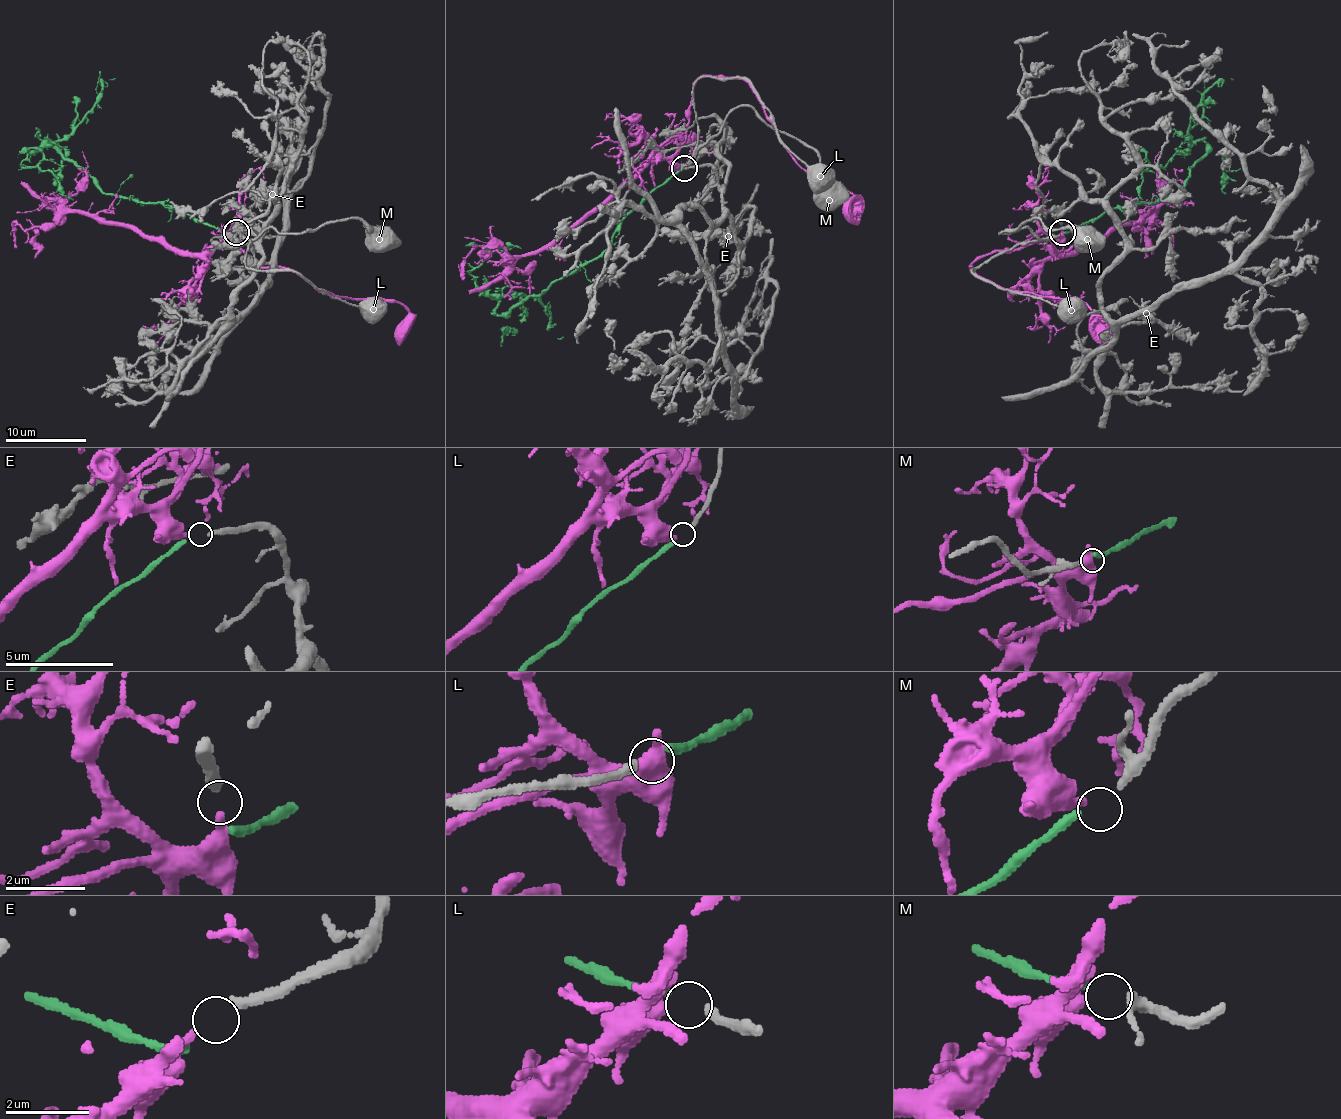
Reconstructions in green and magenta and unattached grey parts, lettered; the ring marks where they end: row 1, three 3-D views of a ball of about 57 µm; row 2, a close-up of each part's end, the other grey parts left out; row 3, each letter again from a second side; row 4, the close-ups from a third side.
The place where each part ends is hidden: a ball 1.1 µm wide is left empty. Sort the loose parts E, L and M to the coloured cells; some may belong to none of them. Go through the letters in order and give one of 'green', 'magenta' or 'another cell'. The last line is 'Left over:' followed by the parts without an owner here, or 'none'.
E: another cell
L: green
M: another cell
Left over: E, M

